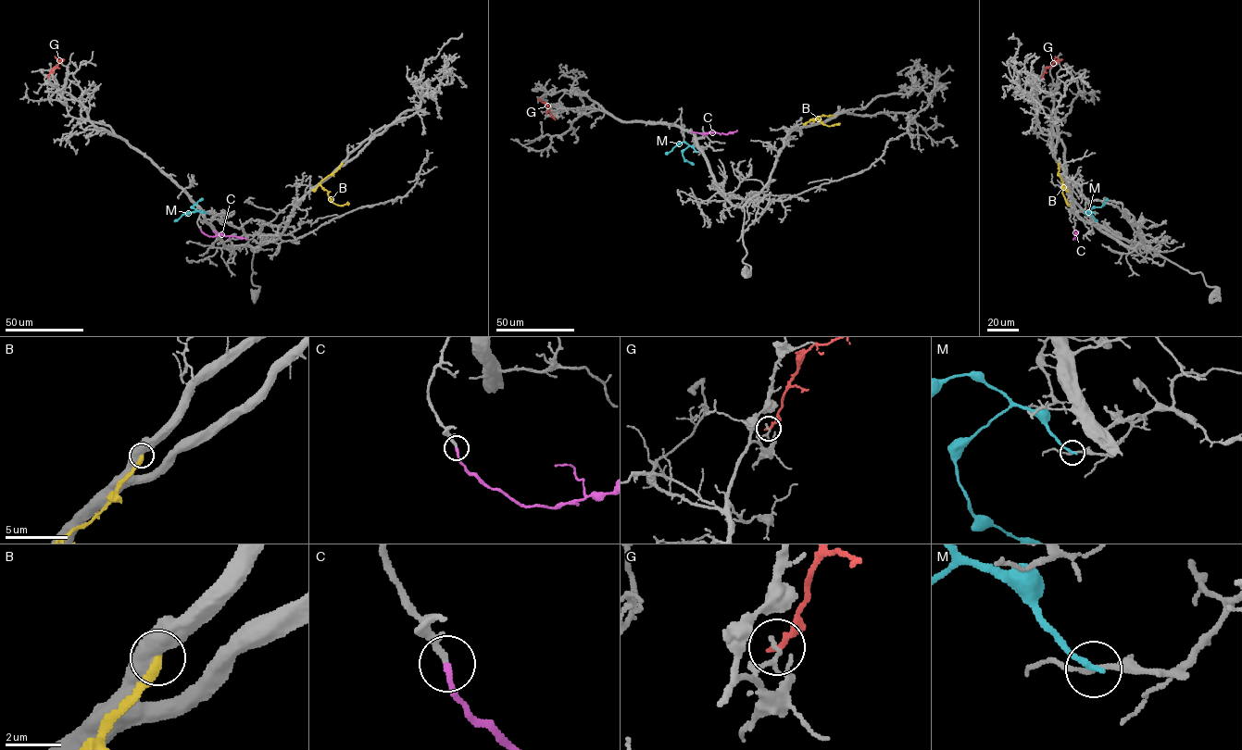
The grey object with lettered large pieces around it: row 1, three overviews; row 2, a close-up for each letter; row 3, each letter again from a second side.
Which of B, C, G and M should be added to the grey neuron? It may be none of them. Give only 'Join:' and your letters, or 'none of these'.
Join: C

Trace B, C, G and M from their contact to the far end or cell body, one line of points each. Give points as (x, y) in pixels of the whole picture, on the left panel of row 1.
B: (342, 163), (320, 185), (333, 203), (341, 206), (349, 203)
C: (200, 229), (208, 236), (221, 234), (246, 239)
G: (48, 77), (59, 60), (64, 59)
M: (206, 213), (189, 212), (174, 221)

